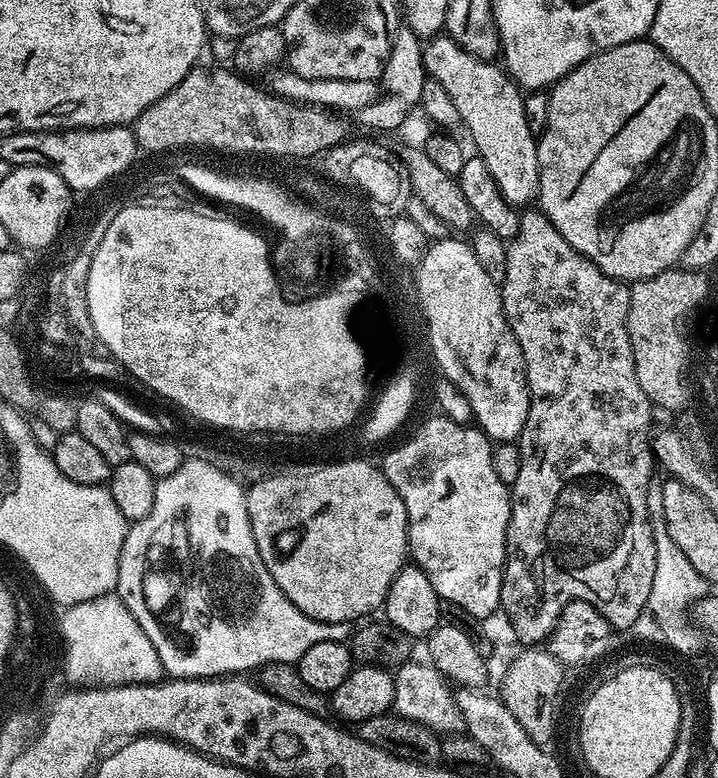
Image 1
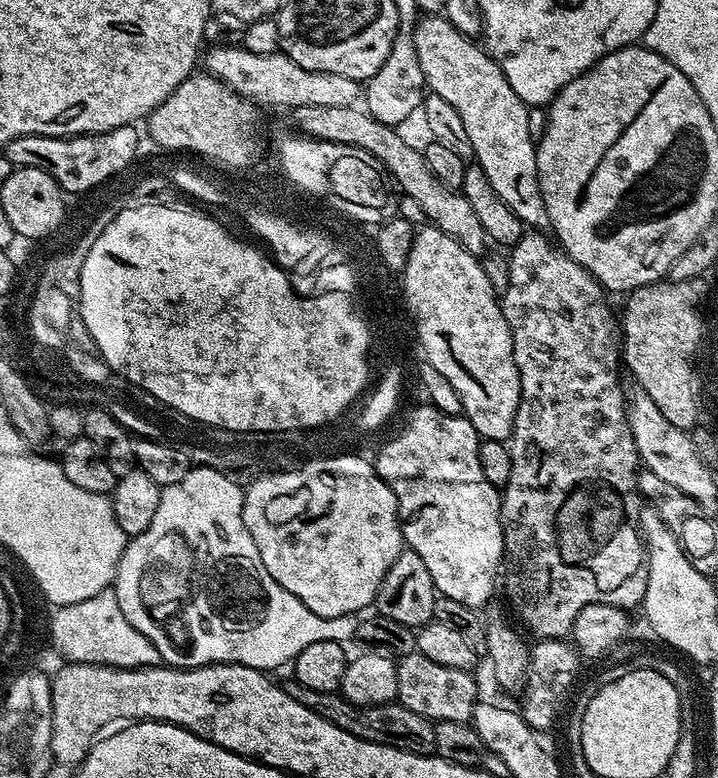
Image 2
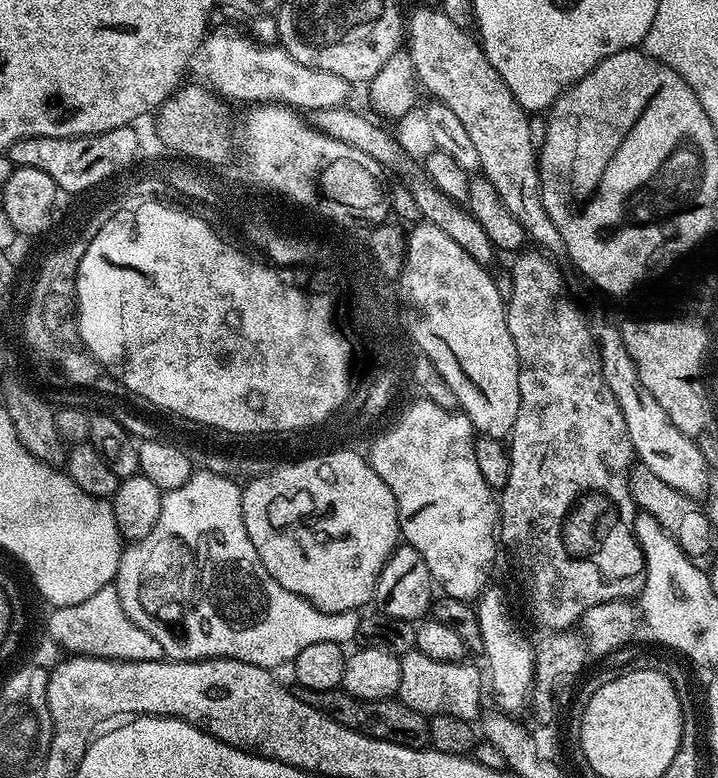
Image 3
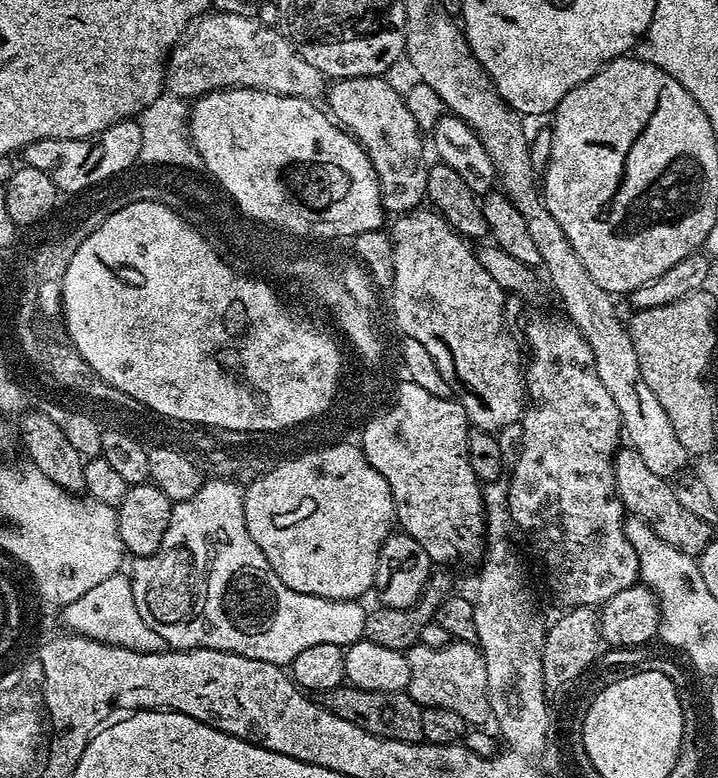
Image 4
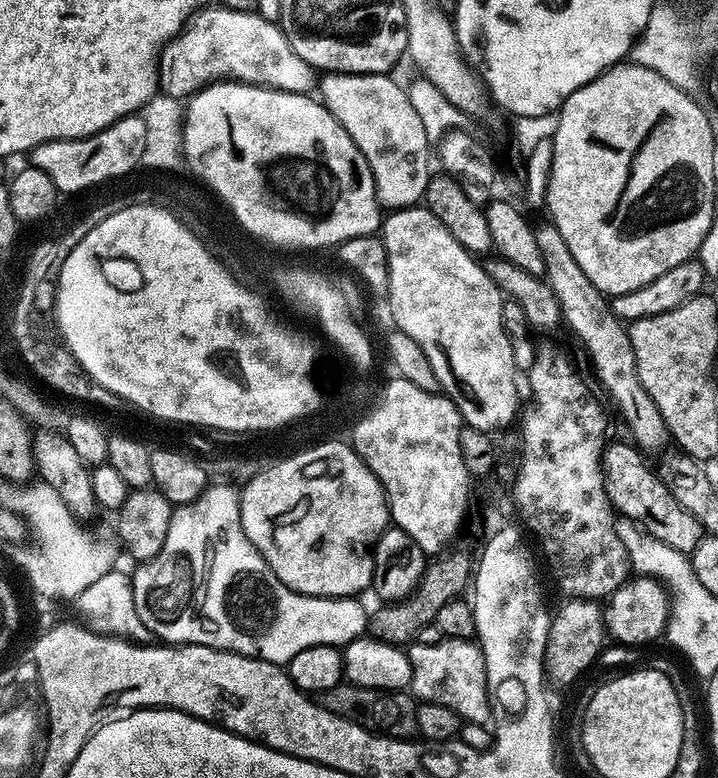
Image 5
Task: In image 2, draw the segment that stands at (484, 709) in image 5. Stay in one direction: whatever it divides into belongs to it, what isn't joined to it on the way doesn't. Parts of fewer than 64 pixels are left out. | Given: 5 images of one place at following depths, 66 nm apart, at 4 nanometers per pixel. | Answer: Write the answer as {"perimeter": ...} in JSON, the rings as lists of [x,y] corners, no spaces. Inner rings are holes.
{"perimeter":[[[418,651],[409,656],[399,657],[398,670],[398,703],[406,706],[406,710],[414,710],[414,714],[422,714],[433,722],[469,723],[472,712],[478,703],[476,697],[476,680],[471,671],[451,669],[450,666],[439,665],[430,658],[421,656]]]}

